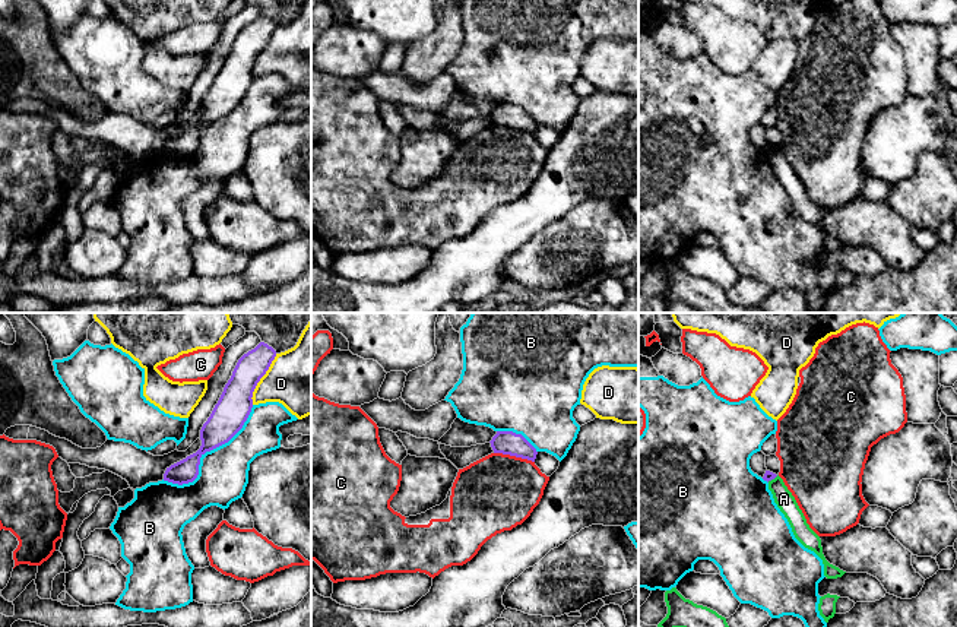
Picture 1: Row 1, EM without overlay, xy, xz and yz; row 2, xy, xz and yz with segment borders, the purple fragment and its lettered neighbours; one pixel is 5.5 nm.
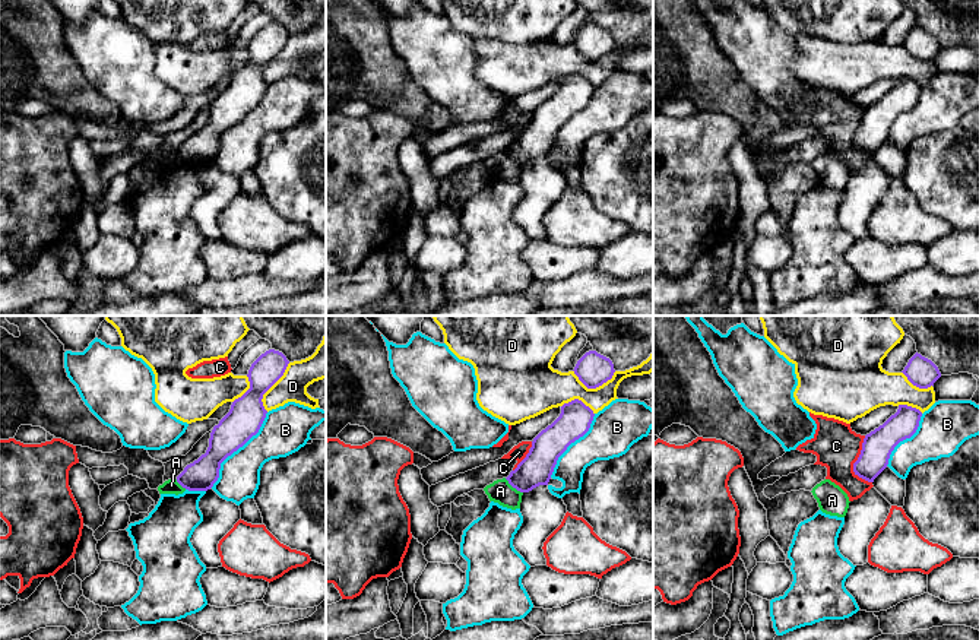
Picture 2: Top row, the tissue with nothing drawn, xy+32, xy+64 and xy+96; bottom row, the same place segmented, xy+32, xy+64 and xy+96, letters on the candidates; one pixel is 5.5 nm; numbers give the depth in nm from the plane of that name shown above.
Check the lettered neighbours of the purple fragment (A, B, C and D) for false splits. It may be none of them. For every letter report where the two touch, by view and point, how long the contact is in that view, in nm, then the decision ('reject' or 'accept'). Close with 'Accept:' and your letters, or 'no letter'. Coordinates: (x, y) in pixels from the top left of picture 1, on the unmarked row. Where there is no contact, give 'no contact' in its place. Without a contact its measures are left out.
A: yz (772, 151) | 70 nm | reject
B: xy (205, 124) | 650 nm | reject
C: xz (515, 127) | 240 nm | reject
D: xy (260, 50) | 320 nm | reject
Accept: no letter

